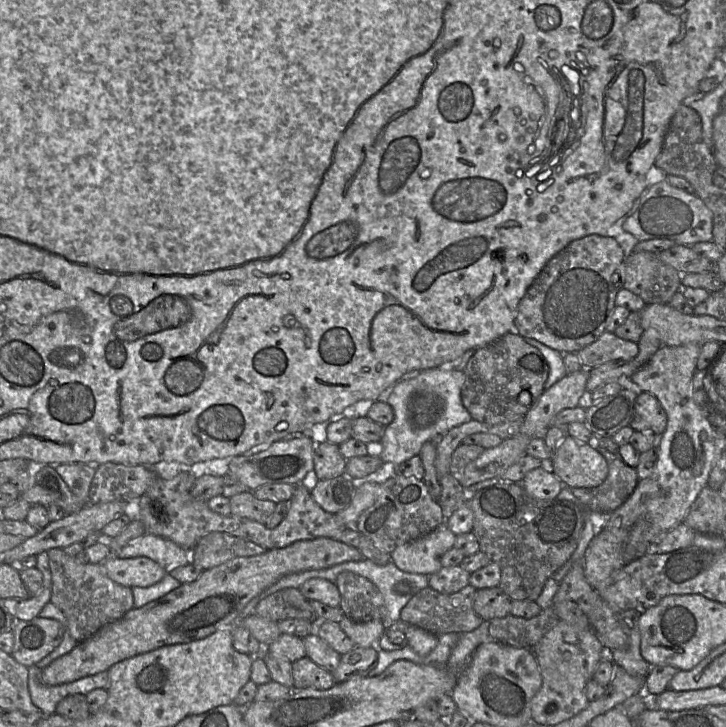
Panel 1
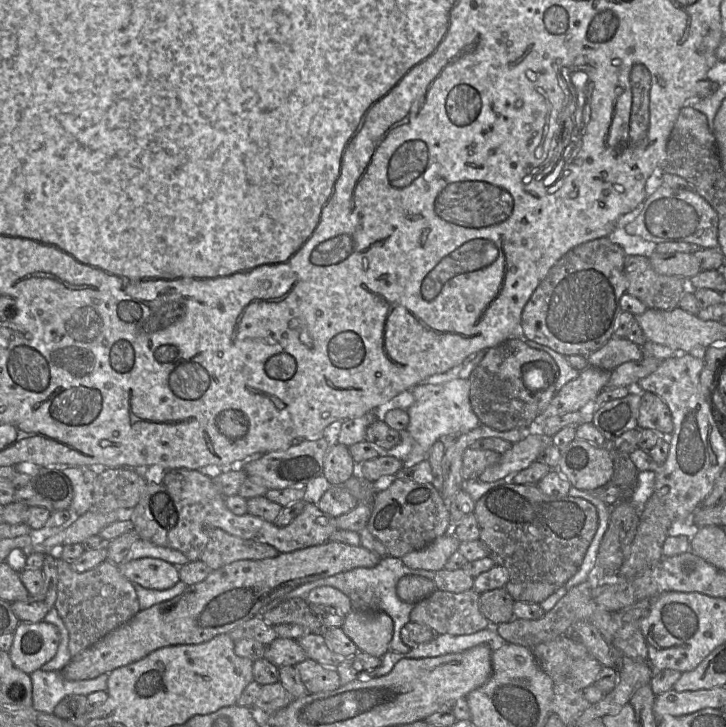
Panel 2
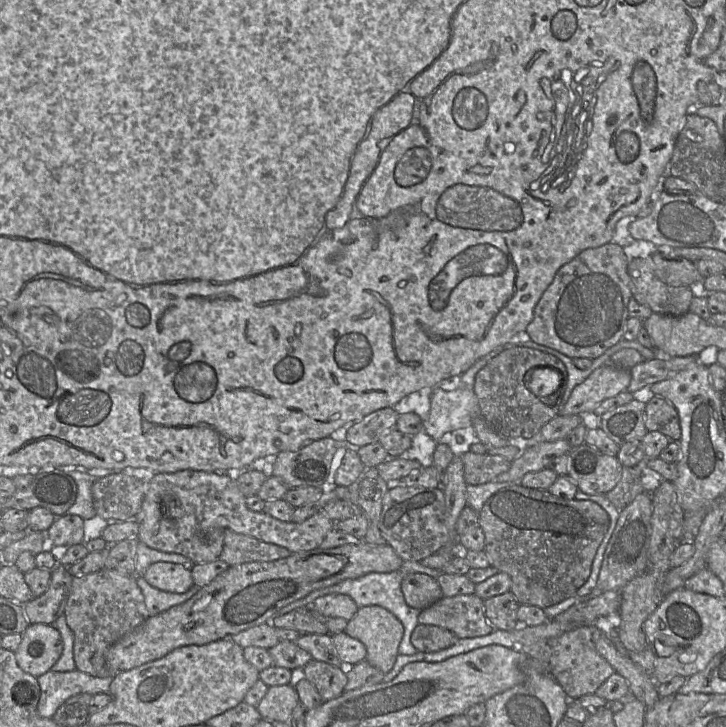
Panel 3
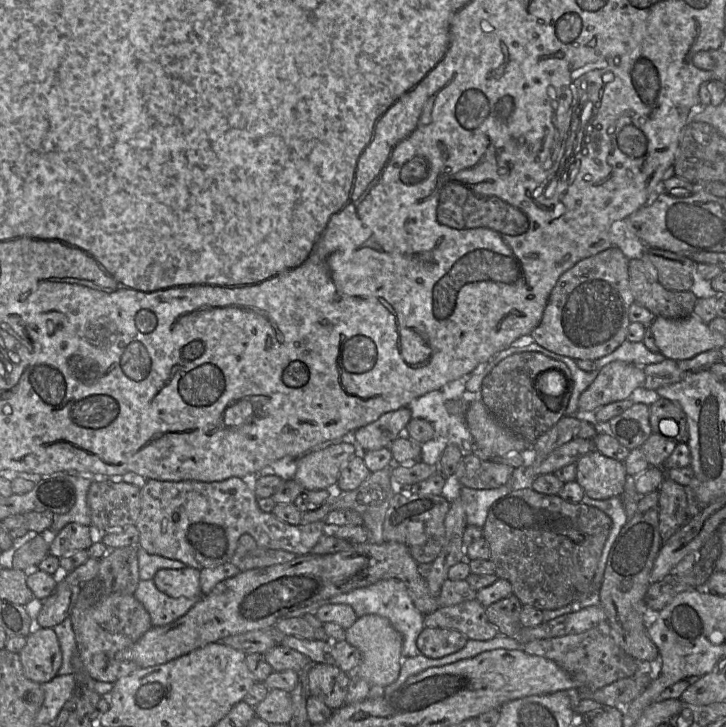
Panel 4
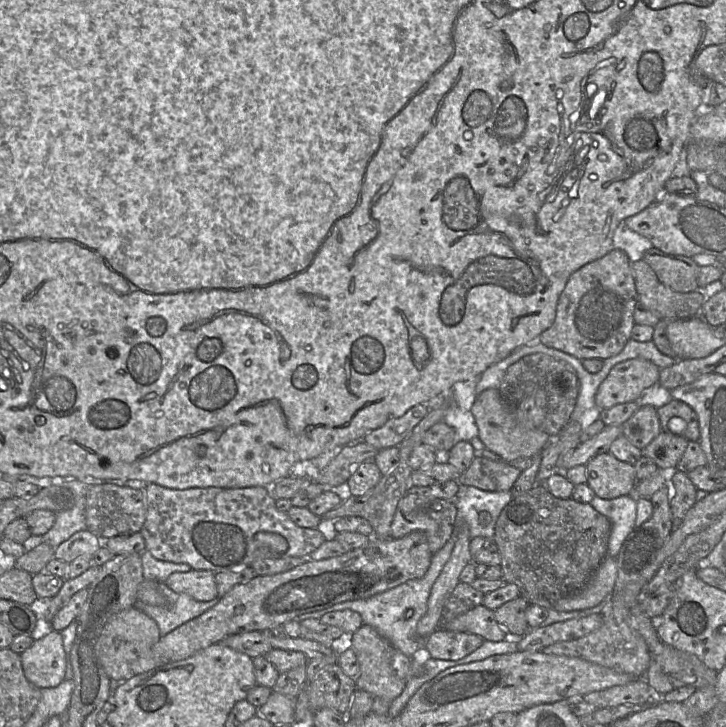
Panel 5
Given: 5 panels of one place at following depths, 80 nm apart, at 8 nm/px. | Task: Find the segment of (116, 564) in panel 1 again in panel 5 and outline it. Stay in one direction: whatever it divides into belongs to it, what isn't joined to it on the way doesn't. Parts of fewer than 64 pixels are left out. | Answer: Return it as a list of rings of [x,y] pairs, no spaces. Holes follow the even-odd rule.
[[[190,570],[172,573],[164,584],[177,594],[186,594],[197,601],[218,597],[215,573],[210,570]]]

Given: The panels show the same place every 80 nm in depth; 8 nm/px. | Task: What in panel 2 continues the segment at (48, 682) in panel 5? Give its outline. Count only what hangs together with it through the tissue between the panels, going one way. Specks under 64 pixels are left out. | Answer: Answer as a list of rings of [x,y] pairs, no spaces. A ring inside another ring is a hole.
[[[46,621],[20,622],[13,636],[10,658],[17,668],[29,675],[50,661],[60,644],[58,628]]]

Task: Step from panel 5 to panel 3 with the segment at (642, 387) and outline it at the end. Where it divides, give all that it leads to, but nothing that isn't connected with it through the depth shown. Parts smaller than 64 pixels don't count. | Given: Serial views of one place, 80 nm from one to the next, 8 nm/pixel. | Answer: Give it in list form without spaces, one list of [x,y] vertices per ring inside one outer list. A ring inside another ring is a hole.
[[[604,365],[594,370],[589,377],[577,385],[568,400],[559,410],[560,415],[592,413],[607,398],[627,391],[631,382],[629,369]]]

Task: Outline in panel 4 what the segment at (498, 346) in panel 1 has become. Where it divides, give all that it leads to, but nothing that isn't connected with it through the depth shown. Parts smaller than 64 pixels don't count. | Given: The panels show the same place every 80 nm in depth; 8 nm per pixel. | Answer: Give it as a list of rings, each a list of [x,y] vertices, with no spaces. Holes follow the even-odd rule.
[[[527,351],[512,354],[498,362],[483,379],[478,397],[502,426],[532,443],[566,414],[571,387],[571,372],[565,363],[539,352]],[[549,370],[559,371],[566,378],[566,387],[561,395],[543,395],[536,388],[537,376]]]

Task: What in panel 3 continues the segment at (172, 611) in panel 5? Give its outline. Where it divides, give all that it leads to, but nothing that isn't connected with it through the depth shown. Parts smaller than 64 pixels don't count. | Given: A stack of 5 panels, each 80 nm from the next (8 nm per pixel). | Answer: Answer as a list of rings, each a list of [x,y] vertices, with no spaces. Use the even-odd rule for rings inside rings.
[[[136,577],[137,585],[141,590],[149,616],[155,616],[171,607],[182,604],[198,592],[198,586],[193,585],[187,592],[177,594],[161,591],[150,586],[142,577]]]

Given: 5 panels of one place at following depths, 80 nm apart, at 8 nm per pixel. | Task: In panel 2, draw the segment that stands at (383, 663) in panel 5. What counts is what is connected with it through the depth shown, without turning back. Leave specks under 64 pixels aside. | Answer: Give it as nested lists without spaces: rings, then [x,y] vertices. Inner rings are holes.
[[[352,611],[344,617],[344,633],[359,651],[382,658],[390,650],[394,634],[392,618],[383,611]]]

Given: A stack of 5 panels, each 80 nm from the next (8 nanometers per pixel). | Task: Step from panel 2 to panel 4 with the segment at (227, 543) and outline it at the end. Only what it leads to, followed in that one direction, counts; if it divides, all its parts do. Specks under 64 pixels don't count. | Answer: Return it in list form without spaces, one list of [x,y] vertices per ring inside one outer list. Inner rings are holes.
[[[244,534],[239,538],[238,546],[230,563],[240,571],[246,571],[284,564],[292,561],[296,556],[284,550],[259,547],[250,535]]]

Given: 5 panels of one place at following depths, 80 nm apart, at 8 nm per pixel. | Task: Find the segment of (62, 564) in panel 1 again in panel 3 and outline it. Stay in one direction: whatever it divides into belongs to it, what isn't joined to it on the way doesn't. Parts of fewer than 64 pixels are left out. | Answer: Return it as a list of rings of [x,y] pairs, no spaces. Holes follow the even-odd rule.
[[[101,570],[73,577],[63,615],[74,635],[74,661],[76,670],[93,677],[112,677],[107,653],[123,636],[140,626],[149,616],[143,594],[136,577],[117,570]]]

